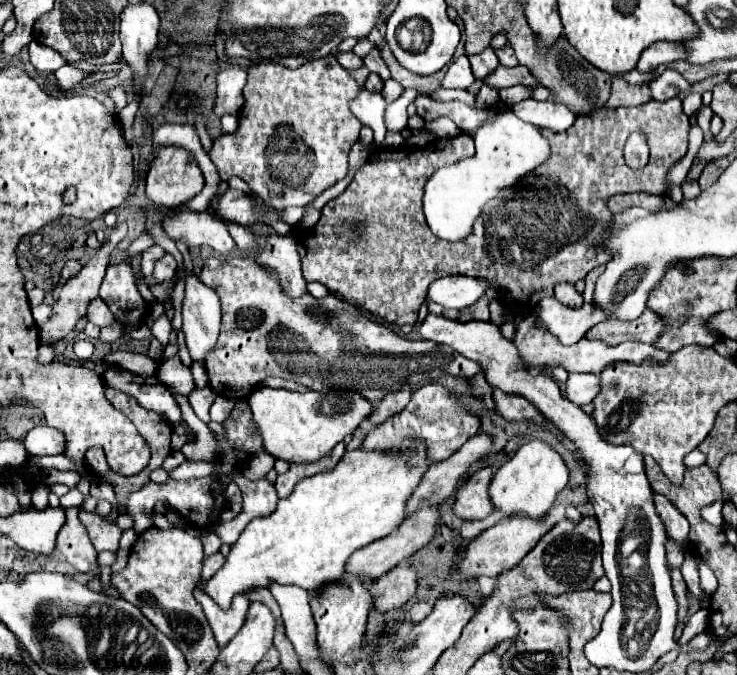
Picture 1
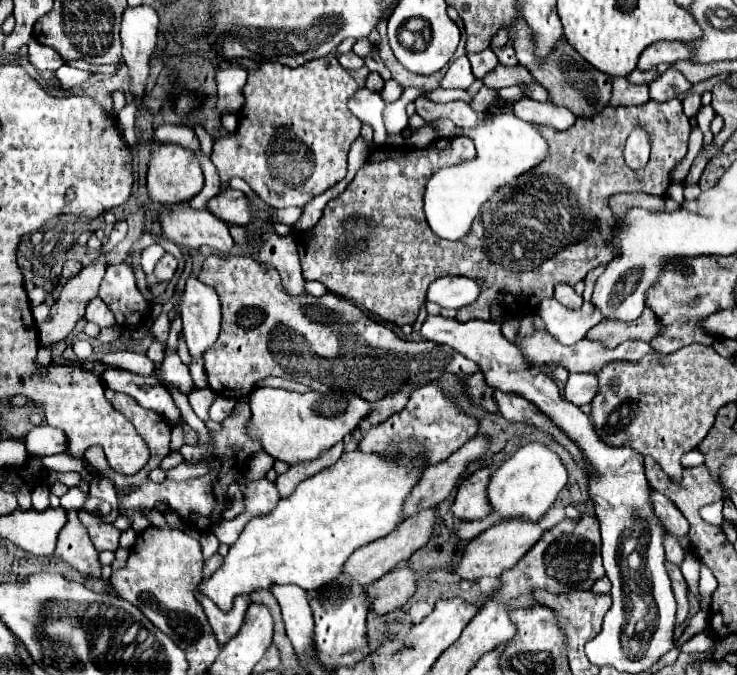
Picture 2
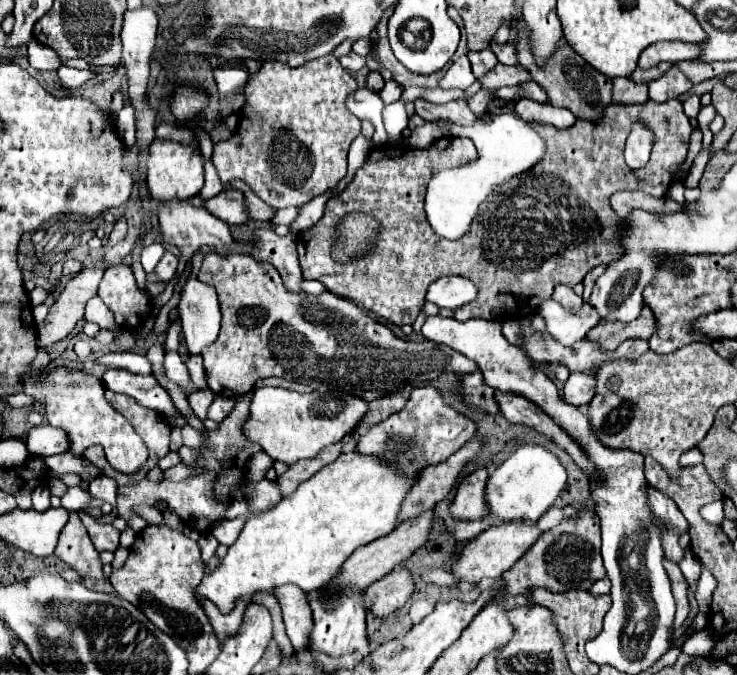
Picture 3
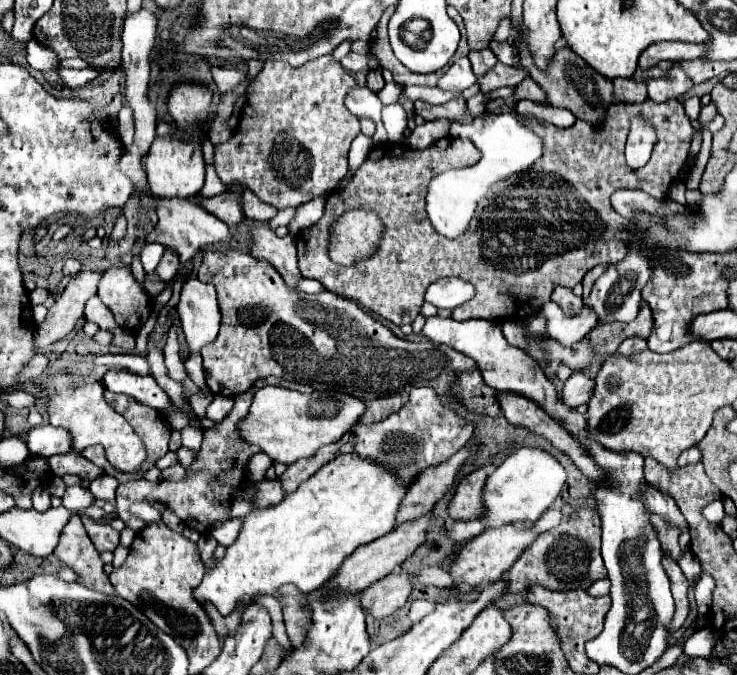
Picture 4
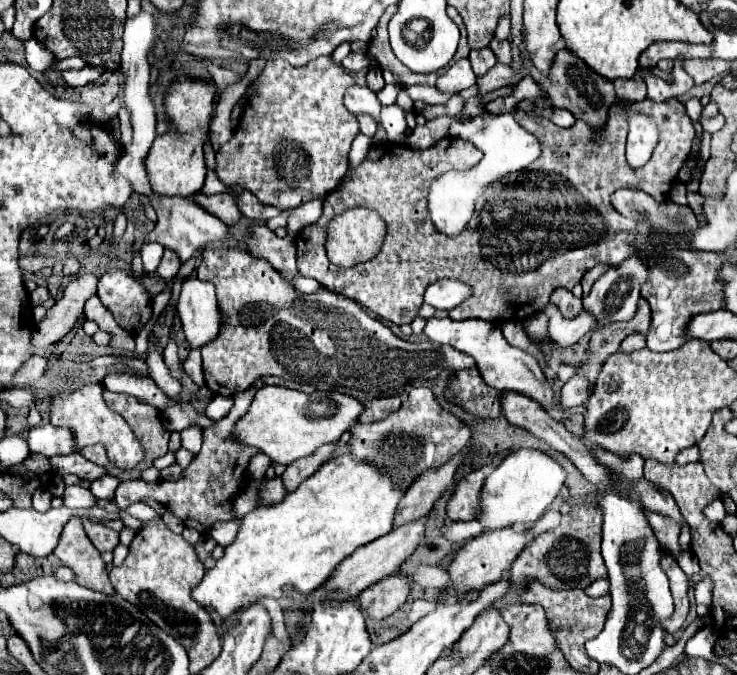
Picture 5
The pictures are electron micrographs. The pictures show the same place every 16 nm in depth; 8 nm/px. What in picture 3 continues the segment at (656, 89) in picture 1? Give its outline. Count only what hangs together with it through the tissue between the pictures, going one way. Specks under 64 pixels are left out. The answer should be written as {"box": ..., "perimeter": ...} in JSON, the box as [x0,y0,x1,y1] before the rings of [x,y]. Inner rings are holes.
{"box":[648,66,692,102],"perimeter":[[[674,66],[658,80],[652,80],[648,84],[648,94],[654,102],[664,102],[670,98],[678,98],[680,94],[686,94],[690,88],[692,88],[692,82]]]}

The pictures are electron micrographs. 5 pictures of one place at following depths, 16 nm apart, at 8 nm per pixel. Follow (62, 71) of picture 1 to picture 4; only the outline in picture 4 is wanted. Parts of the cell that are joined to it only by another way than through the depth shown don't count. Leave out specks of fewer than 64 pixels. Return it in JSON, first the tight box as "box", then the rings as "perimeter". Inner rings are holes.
{"box":[58,68,98,88],"perimeter":[[[60,68],[60,70],[58,70],[58,76],[60,76],[60,80],[64,82],[66,88],[78,88],[78,86],[84,86],[88,80],[96,78],[98,72],[96,72],[96,70],[90,70],[90,68],[86,68],[86,70]]]}

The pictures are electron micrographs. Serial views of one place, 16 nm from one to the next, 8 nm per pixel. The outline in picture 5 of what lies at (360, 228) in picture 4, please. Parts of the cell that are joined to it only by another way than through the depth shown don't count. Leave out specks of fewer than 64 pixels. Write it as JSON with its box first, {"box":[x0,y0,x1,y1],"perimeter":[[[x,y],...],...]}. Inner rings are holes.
{"box":[328,208,384,266],"perimeter":[[[352,208],[334,218],[328,228],[328,258],[340,266],[368,260],[380,250],[380,240],[384,240],[380,216],[372,210]]]}

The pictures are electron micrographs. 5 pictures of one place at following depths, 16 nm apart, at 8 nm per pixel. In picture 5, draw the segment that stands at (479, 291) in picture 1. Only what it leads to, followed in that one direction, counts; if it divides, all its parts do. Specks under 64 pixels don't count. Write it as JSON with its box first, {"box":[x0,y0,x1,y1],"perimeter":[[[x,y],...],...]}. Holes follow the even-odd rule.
{"box":[424,278,472,310],"perimeter":[[[456,278],[436,280],[434,284],[428,286],[424,294],[424,302],[432,304],[438,310],[452,310],[468,298],[472,298],[472,286]]]}

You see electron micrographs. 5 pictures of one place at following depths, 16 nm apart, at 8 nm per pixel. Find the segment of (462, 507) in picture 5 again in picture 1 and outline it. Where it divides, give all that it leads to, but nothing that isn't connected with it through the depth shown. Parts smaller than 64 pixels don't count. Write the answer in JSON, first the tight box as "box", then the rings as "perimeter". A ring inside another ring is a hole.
{"box":[454,468,496,520],"perimeter":[[[484,468],[472,474],[458,490],[454,514],[462,520],[484,520],[492,512],[496,512],[490,500],[490,482],[494,476],[494,468]]]}

